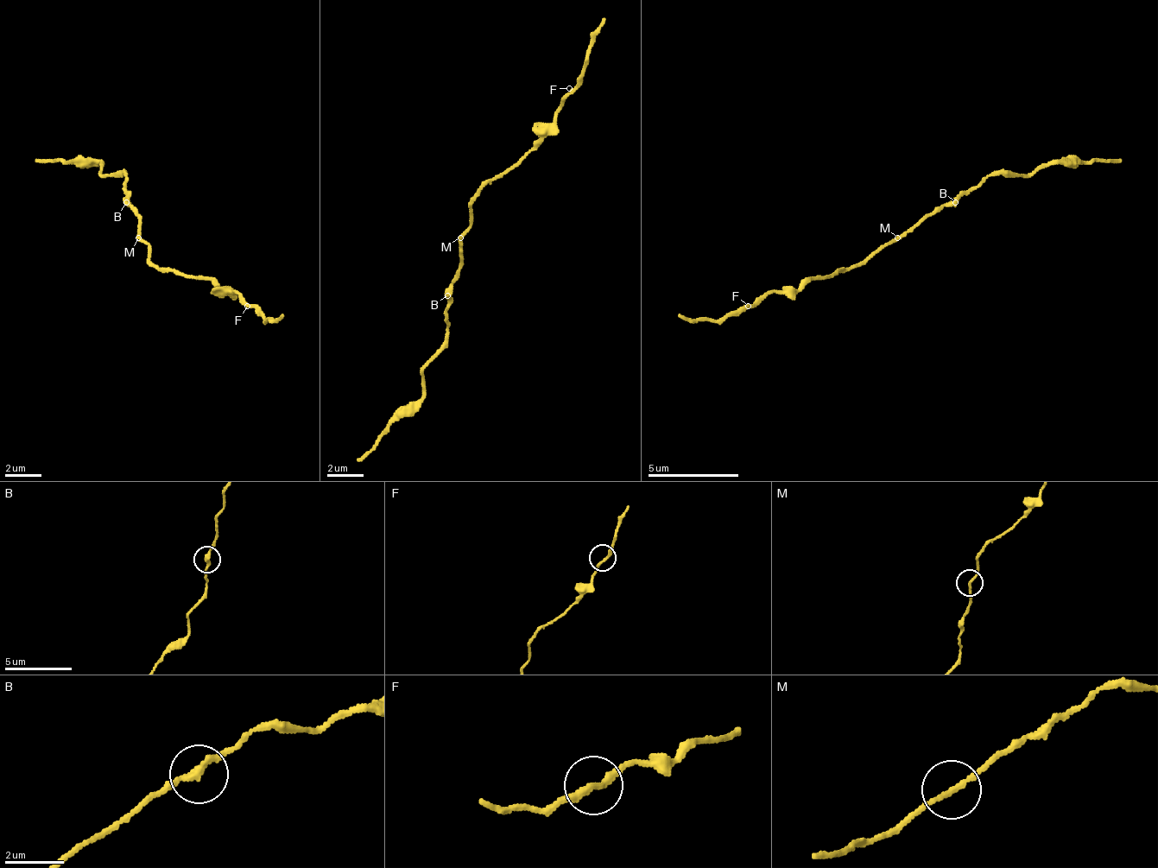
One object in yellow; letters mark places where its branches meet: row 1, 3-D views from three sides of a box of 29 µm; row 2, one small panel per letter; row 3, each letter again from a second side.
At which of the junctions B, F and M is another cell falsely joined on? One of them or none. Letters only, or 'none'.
none

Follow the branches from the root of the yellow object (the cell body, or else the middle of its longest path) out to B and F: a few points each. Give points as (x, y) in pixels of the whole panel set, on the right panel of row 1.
B: (897, 242), (907, 237), (929, 215), (957, 201)
F: (897, 242), (889, 242), (870, 251), (848, 269), (802, 278), (794, 288), (770, 292), (748, 306)

